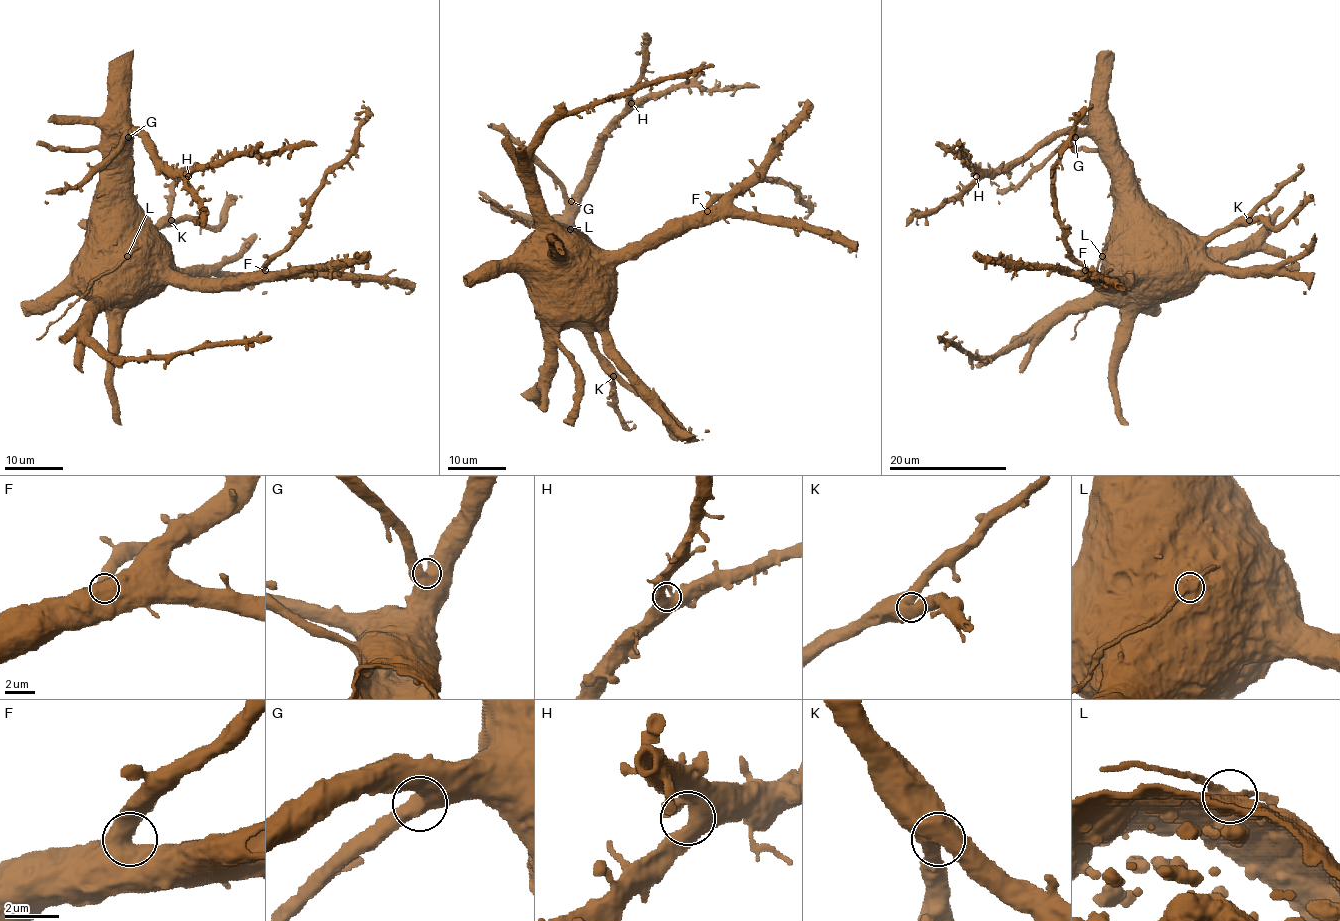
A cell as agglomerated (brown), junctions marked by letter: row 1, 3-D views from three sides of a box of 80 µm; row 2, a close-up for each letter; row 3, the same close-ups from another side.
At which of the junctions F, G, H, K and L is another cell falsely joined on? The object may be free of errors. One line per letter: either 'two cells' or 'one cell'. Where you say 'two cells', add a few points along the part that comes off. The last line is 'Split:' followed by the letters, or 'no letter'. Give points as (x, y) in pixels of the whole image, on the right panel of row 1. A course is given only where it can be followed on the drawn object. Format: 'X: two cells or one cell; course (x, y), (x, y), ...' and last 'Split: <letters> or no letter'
F: one cell
G: one cell
H: one cell
K: one cell
L: two cells; course (1103, 255), (1095, 275), (1100, 292), (1079, 320), (1070, 339)
Split: L

